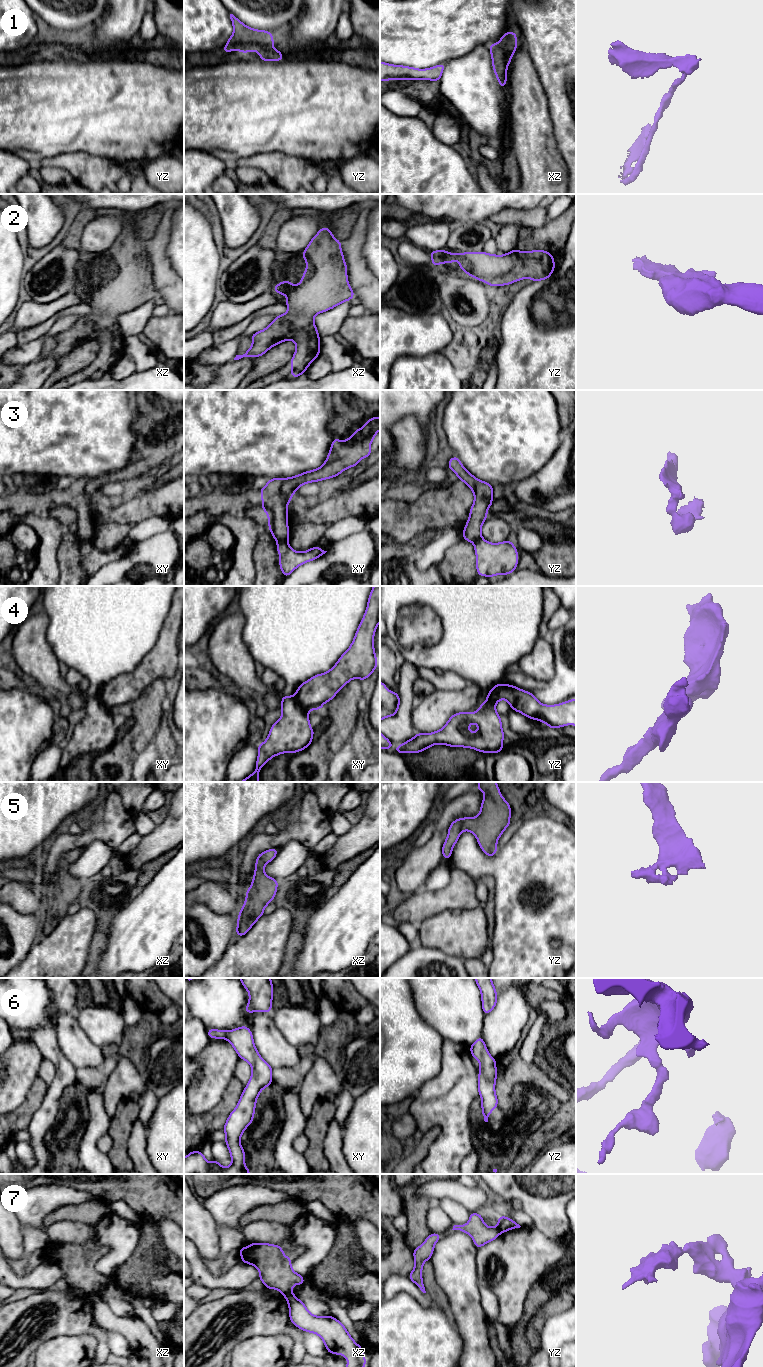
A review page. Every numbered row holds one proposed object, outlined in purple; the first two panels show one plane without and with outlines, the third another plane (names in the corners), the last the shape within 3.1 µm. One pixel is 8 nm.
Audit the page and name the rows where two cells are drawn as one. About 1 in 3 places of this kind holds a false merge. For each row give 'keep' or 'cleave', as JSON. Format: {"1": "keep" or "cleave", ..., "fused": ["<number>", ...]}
{"1": "keep", "2": "keep", "3": "cleave", "4": "cleave", "5": "keep", "6": "keep", "7": "cleave", "fused": ["3", "4", "7"]}

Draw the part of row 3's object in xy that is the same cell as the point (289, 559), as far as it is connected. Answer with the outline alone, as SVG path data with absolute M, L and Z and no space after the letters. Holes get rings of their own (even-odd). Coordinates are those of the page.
M287 541L277 542L277 551L280 556L280 569L285 578L288 577L298 566L315 560L327 552L316 545L307 551L296 552L289 546Z

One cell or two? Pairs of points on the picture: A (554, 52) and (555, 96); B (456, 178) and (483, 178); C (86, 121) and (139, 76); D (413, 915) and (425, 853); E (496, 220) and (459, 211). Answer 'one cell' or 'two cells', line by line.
A: one cell
B: two cells
C: one cell
D: two cells
E: two cells

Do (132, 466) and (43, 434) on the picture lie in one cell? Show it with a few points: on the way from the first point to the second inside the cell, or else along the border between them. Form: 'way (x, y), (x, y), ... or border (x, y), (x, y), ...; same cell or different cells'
border (136, 443), (130, 460), (124, 466), (104, 473); different cells

